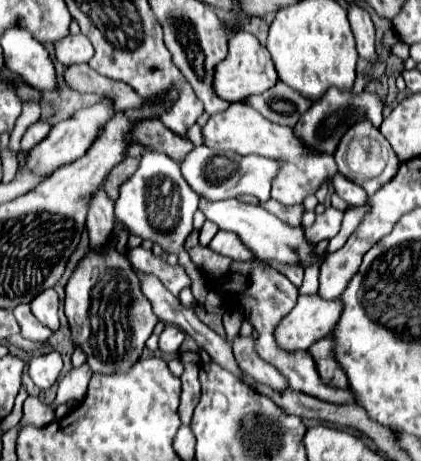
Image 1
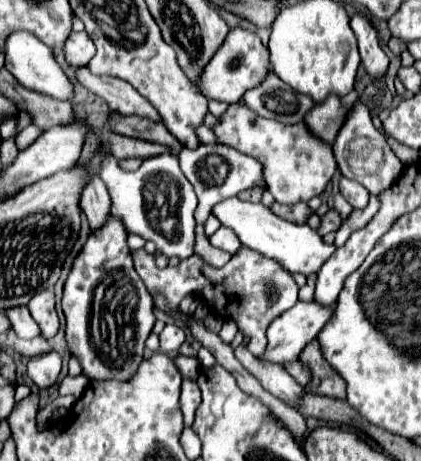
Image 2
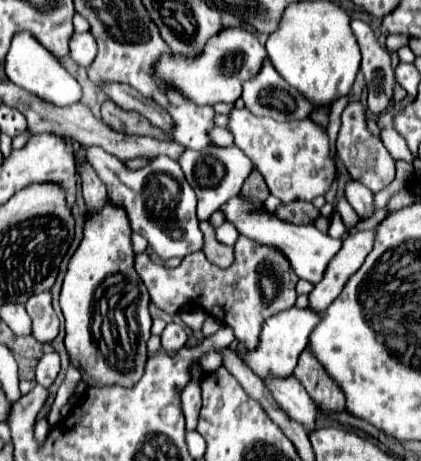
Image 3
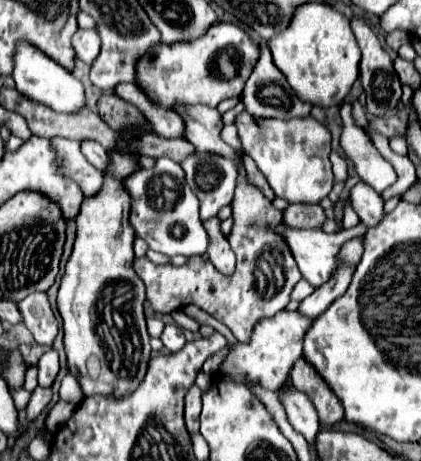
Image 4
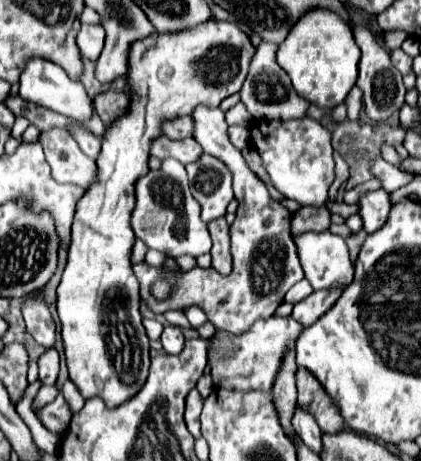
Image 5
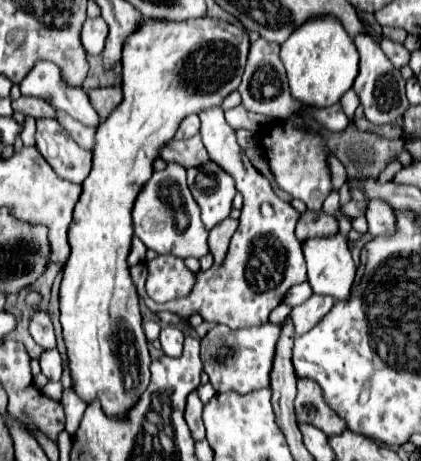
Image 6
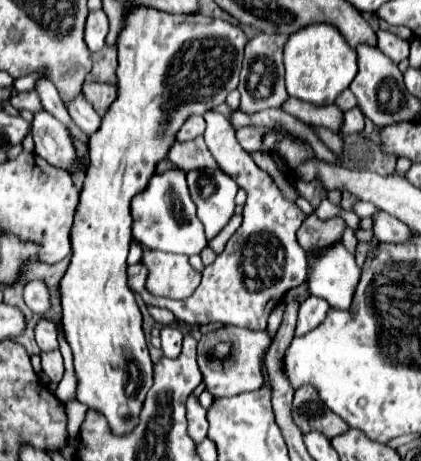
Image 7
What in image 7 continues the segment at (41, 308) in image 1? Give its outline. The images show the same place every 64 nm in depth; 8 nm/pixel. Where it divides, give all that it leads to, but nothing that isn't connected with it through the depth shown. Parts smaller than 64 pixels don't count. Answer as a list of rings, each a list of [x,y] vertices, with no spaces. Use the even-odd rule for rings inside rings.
[[[40,318],[36,328],[34,328],[34,334],[36,334],[36,344],[40,346],[42,352],[48,352],[48,350],[56,350],[58,348],[58,340],[56,340],[56,326],[54,322],[50,322],[48,318]]]

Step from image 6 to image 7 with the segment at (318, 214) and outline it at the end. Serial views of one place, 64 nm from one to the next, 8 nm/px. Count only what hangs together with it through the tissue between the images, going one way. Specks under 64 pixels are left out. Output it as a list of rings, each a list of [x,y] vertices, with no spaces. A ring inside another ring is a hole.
[[[310,214],[304,218],[302,226],[298,228],[298,242],[310,254],[316,248],[324,248],[338,242],[342,238],[344,228],[346,228],[346,222],[342,218],[320,220],[318,216]]]

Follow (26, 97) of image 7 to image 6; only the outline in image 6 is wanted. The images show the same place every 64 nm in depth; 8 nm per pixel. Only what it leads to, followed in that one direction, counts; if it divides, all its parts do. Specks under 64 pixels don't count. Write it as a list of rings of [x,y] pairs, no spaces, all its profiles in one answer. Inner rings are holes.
[[[20,96],[18,100],[12,100],[12,108],[14,108],[14,112],[22,112],[24,116],[32,116],[34,120],[40,120],[40,118],[56,118],[56,112],[52,110],[52,106],[44,104],[38,98]]]

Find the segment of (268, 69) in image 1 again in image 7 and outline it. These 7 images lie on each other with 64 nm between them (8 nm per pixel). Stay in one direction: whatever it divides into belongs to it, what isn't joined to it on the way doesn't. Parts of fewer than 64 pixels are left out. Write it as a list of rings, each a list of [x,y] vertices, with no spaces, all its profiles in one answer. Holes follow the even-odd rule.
[[[128,6],[130,12],[126,16],[126,24],[124,30],[118,38],[118,100],[110,106],[110,110],[106,112],[106,116],[102,118],[102,126],[98,128],[96,134],[90,136],[90,168],[86,170],[86,180],[84,180],[84,188],[80,192],[80,202],[76,208],[76,216],[74,216],[74,224],[72,224],[72,258],[70,258],[70,266],[64,274],[64,278],[60,280],[60,294],[62,294],[62,328],[64,328],[64,336],[66,342],[72,348],[72,356],[74,356],[74,372],[78,378],[78,388],[76,388],[76,398],[86,404],[92,410],[98,410],[110,424],[112,432],[116,434],[126,434],[132,432],[138,424],[138,414],[142,410],[142,402],[152,386],[152,360],[148,354],[148,346],[146,346],[146,338],[144,338],[144,330],[142,330],[142,314],[140,308],[136,304],[134,292],[128,288],[128,276],[126,276],[126,256],[128,256],[128,246],[132,242],[132,216],[130,216],[130,202],[136,194],[140,194],[148,180],[152,178],[156,164],[160,160],[166,158],[170,146],[176,140],[176,132],[182,128],[184,120],[192,114],[204,114],[208,110],[214,110],[216,106],[224,104],[228,92],[232,92],[238,86],[238,76],[240,76],[240,68],[242,68],[242,60],[244,60],[244,44],[248,42],[248,36],[242,32],[240,26],[234,26],[226,20],[220,18],[210,18],[210,16],[202,16],[202,14],[186,14],[186,16],[176,16],[176,14],[166,14],[154,8],[146,8],[146,6]]]

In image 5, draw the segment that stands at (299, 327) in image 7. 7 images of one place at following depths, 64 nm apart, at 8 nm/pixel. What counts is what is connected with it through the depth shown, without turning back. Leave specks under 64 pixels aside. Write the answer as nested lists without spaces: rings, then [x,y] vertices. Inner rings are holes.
[[[328,288],[324,292],[312,292],[308,298],[294,304],[292,316],[296,316],[296,320],[306,328],[314,324],[340,298],[340,294],[342,294],[342,288]]]

